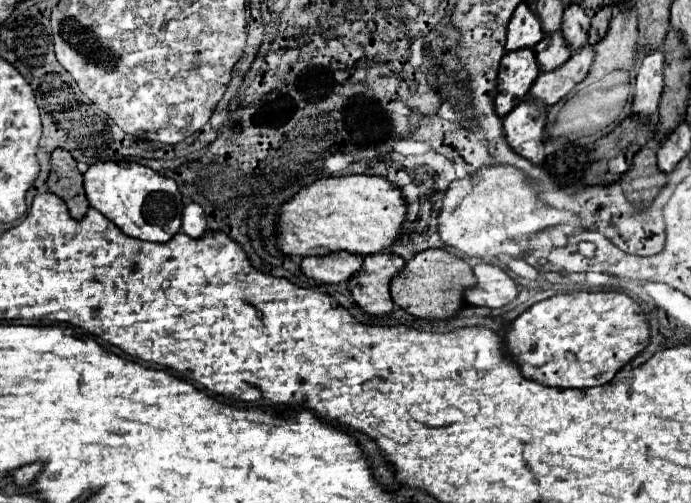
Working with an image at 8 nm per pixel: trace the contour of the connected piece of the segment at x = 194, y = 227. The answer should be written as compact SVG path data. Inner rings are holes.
M190 202L182 214L182 232L190 238L200 238L206 232L206 216L202 206Z

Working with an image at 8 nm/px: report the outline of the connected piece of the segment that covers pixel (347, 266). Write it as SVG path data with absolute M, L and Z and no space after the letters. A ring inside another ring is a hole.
M334 252L328 256L306 256L302 258L302 272L308 278L326 284L344 284L350 276L362 266L360 256L352 256L350 252Z

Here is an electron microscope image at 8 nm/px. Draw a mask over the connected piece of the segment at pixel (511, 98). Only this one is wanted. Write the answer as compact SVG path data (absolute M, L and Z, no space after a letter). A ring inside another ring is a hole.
M514 50L508 52L500 62L500 72L496 80L496 98L494 98L494 110L502 118L520 104L530 86L534 84L536 76L540 74L540 68L536 64L532 50Z

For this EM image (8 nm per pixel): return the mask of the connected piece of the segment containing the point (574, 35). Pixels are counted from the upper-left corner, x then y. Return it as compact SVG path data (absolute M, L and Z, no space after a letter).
M572 4L566 8L562 18L562 36L572 48L572 52L578 52L588 44L588 28L590 28L590 12L582 8L580 4Z

